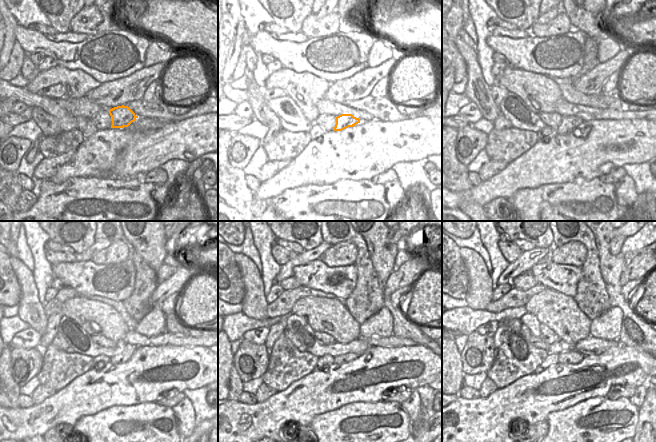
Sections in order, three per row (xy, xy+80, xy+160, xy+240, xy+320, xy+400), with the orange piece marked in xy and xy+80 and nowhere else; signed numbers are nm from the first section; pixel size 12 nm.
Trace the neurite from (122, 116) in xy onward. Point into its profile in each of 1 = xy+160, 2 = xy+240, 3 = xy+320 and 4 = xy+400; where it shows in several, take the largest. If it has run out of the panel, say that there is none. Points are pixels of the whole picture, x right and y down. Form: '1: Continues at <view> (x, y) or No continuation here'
1: Continues at xy+160 (569, 123)
2: Continues at xy+240 (128, 349)
3: Continues at xy+320 (341, 359)
4: Continues at xy+400 (567, 357).

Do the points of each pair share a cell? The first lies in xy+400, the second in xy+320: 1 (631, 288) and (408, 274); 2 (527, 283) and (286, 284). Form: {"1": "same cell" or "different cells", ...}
{"1": "different cells", "2": "same cell"}

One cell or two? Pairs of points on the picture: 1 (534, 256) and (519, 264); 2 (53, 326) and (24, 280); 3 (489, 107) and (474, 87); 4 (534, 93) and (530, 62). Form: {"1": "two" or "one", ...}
{"1": "one", "2": "two", "3": "one", "4": "two"}

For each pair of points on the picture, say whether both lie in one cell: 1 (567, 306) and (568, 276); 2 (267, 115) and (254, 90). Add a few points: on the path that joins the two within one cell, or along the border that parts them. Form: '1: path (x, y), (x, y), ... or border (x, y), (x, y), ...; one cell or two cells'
1: border (547, 287), (572, 297); two cells
2: path (263, 109), (255, 96); one cell

